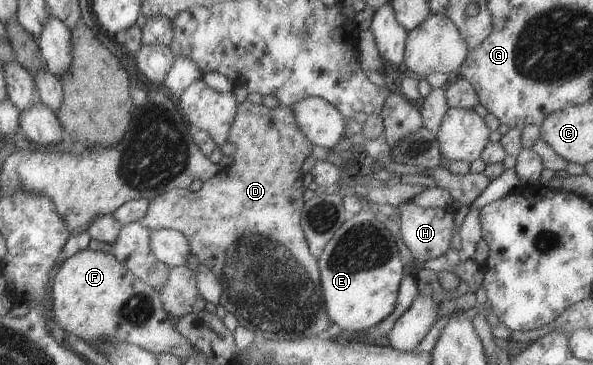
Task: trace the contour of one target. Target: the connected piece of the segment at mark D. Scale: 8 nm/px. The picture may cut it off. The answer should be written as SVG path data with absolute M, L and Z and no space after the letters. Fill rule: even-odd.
M246 100L237 104L227 142L236 148L230 166L205 180L196 193L175 188L154 197L139 223L148 230L169 228L178 231L186 239L190 254L195 255L222 285L219 304L236 318L238 326L252 331L255 337L288 339L300 337L302 333L320 333L320 329L330 322L324 317L316 259L309 253L299 223L304 203L302 194L306 189L302 185L300 169L313 146L300 132L290 106L267 109Z

